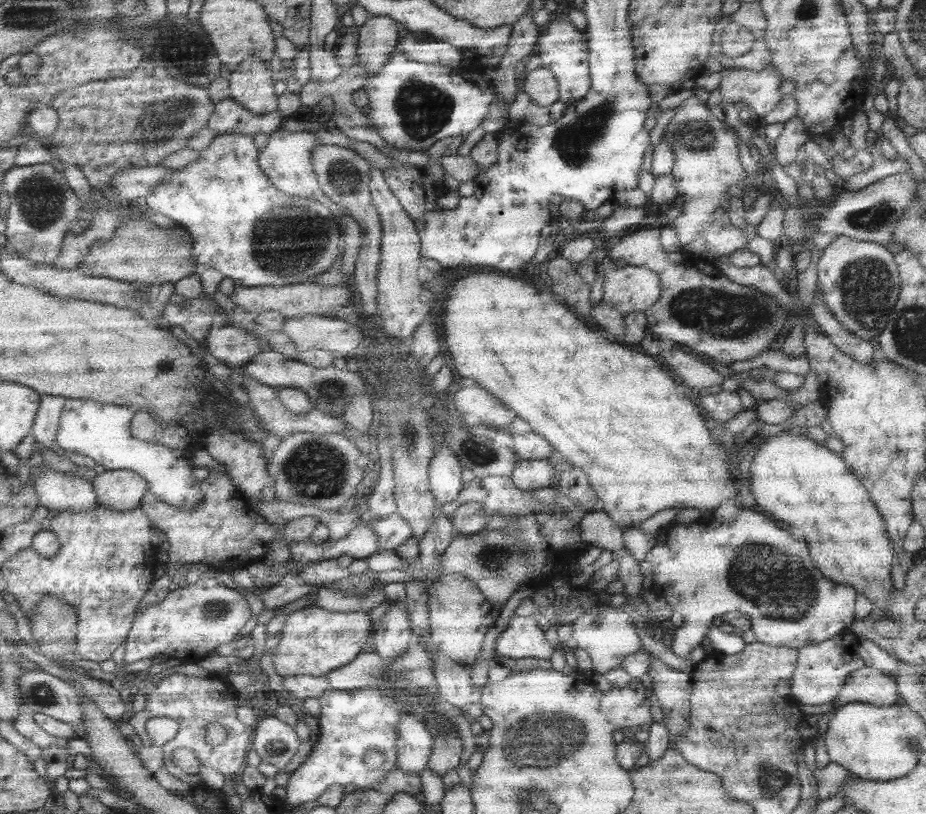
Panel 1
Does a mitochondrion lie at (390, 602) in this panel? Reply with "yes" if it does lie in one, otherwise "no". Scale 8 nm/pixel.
no

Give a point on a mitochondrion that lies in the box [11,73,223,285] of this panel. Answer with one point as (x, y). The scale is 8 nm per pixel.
(38, 206)

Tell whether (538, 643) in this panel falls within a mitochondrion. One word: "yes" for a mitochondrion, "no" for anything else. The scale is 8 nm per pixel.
no

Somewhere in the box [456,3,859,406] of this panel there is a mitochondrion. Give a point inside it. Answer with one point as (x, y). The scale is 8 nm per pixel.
(721, 314)

